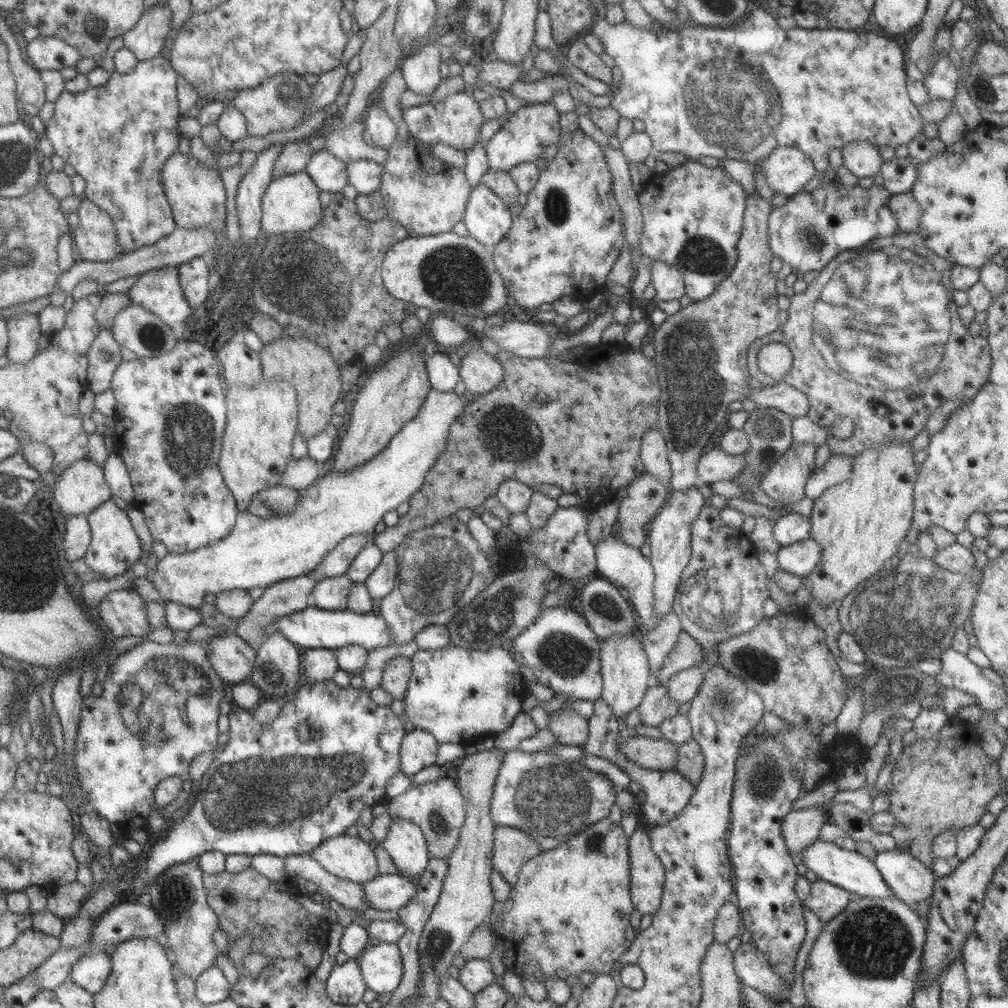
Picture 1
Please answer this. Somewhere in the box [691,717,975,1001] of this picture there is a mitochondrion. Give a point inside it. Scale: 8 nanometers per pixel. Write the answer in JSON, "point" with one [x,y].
{"point":[872,942]}

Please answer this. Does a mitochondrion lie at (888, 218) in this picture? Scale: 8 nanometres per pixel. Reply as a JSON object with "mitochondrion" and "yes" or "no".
{"mitochondrion":"no"}

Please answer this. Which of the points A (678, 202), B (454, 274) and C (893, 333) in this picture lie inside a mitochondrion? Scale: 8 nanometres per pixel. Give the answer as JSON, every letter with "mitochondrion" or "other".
{"A":"other","B":"mitochondrion","C":"mitochondrion"}

